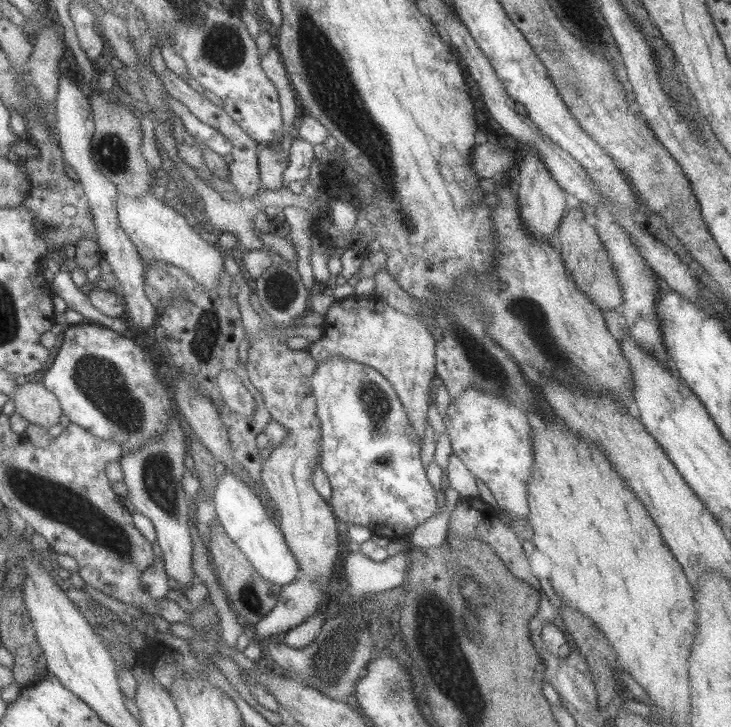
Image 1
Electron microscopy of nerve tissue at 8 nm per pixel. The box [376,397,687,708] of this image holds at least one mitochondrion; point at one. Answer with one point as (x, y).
(427, 610)

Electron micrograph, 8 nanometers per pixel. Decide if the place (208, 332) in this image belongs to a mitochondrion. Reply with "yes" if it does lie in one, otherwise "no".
yes

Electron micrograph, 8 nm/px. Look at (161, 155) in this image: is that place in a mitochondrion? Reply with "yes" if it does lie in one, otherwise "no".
no

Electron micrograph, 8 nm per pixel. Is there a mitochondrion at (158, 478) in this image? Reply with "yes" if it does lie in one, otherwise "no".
yes

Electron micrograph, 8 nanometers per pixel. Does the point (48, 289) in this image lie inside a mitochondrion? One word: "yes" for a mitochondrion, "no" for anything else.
no

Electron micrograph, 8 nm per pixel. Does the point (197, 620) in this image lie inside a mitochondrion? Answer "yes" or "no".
no

